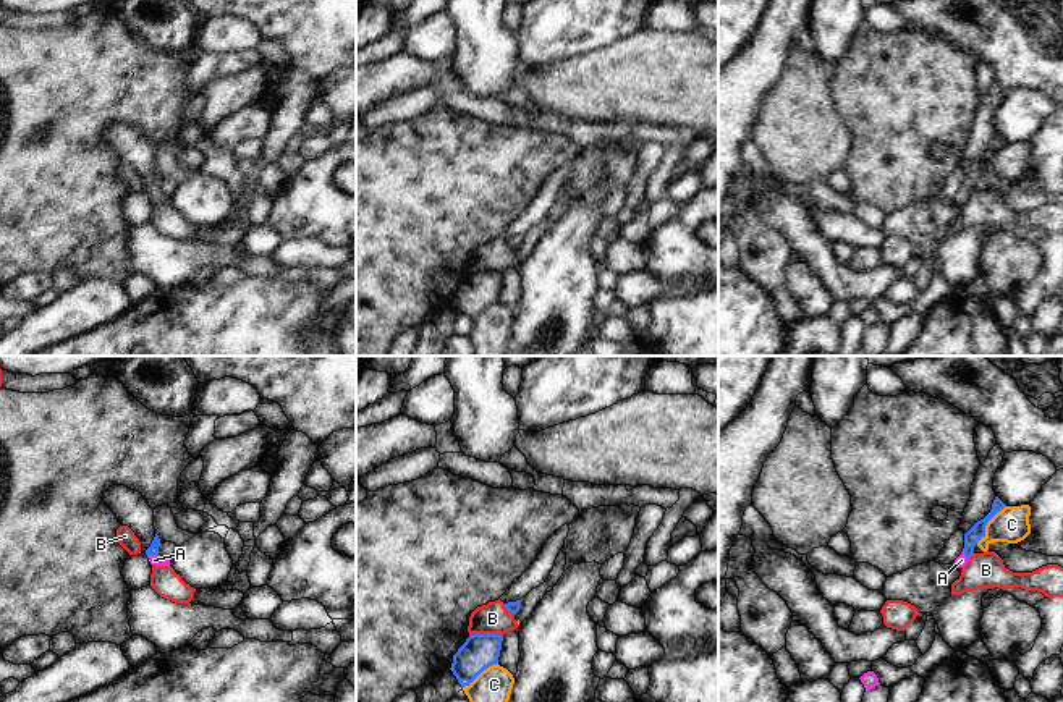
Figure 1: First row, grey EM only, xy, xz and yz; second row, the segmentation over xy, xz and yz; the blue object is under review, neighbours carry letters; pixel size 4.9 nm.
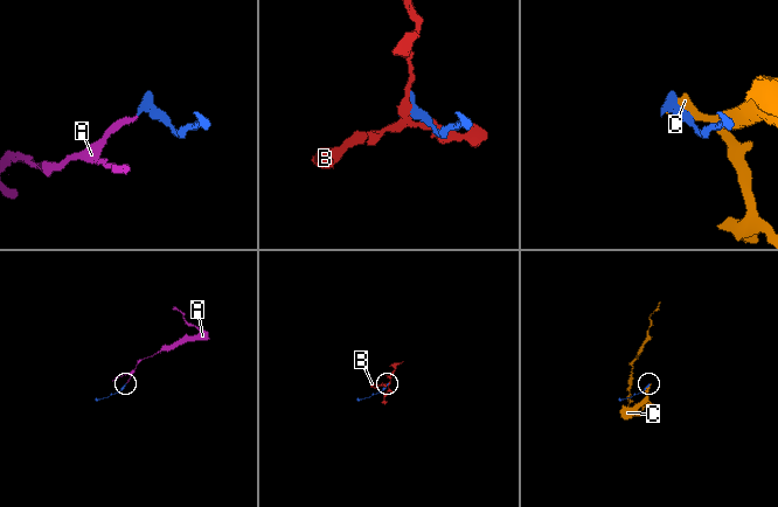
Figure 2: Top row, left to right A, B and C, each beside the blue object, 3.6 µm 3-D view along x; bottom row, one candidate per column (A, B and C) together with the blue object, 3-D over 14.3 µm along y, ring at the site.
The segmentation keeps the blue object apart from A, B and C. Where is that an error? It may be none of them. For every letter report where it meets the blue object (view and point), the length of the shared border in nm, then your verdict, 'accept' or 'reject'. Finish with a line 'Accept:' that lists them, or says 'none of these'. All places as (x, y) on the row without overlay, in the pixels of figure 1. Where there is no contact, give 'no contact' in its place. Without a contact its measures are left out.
A: contact xy (154, 191); length 60 nm; accept
B: contact xz (486, 272); length 170 nm; reject
C: contact yz (986, 162); length 240 nm; reject
Accept: A

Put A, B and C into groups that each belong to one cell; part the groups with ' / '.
A / B / C

